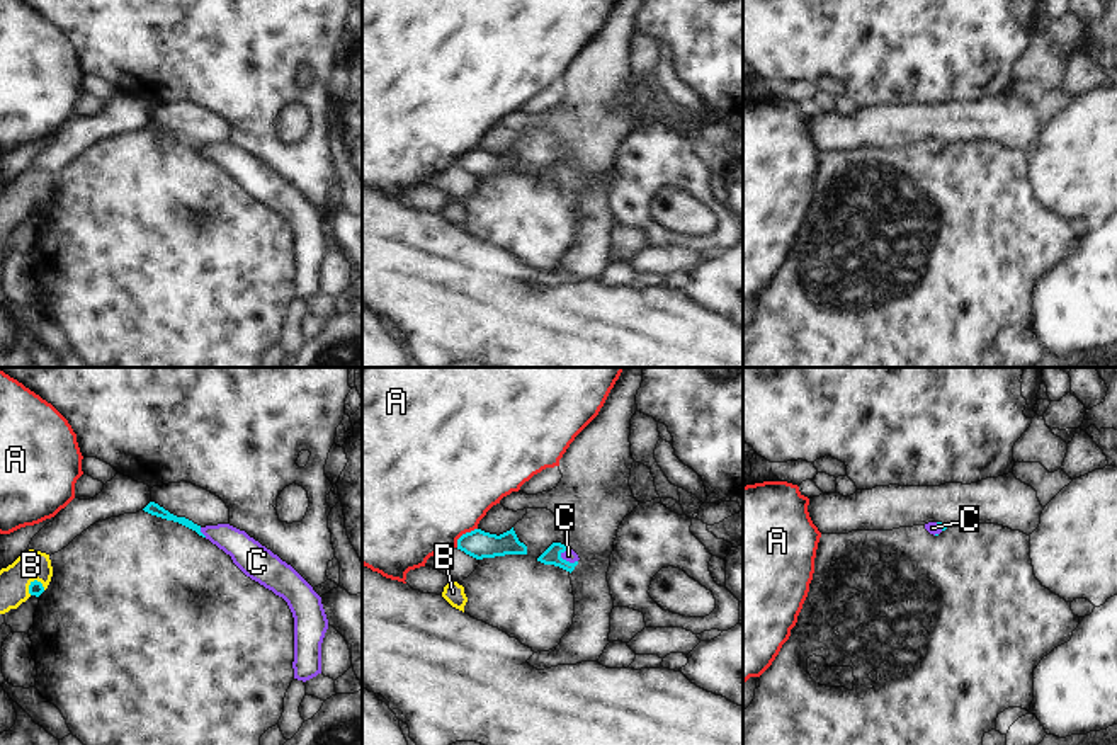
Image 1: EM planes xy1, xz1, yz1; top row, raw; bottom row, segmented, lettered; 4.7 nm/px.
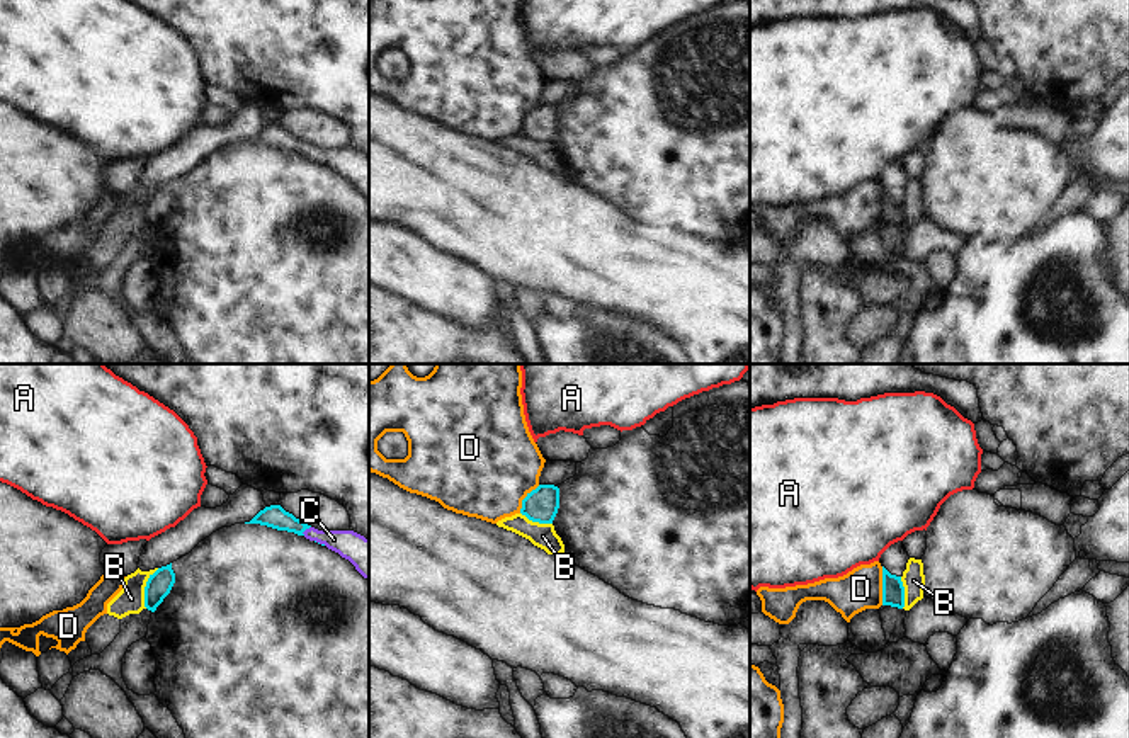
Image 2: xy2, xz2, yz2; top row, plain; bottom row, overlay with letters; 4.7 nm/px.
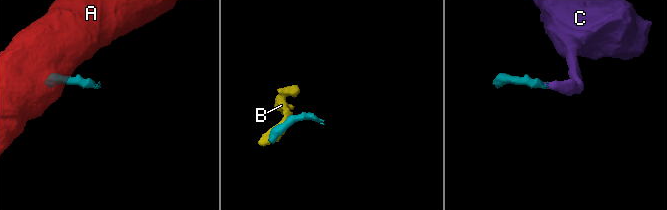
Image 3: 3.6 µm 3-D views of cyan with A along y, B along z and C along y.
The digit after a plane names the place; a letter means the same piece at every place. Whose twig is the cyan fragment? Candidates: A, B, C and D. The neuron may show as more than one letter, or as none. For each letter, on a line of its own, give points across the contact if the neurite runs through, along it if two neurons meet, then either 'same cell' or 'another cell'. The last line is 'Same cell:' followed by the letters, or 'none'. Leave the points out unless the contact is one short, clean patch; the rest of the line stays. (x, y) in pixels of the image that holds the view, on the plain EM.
A: border along xz1 (476, 147), (464, 152), (456, 165); another cell
B: border along xy2 (158, 187), (147, 201), (145, 227); another cell
C: runs through xz1 (553, 172), (568, 181), (568, 174); same cell
D: border along yz2 (881, 186), (883, 223); another cell
Same cell: C

